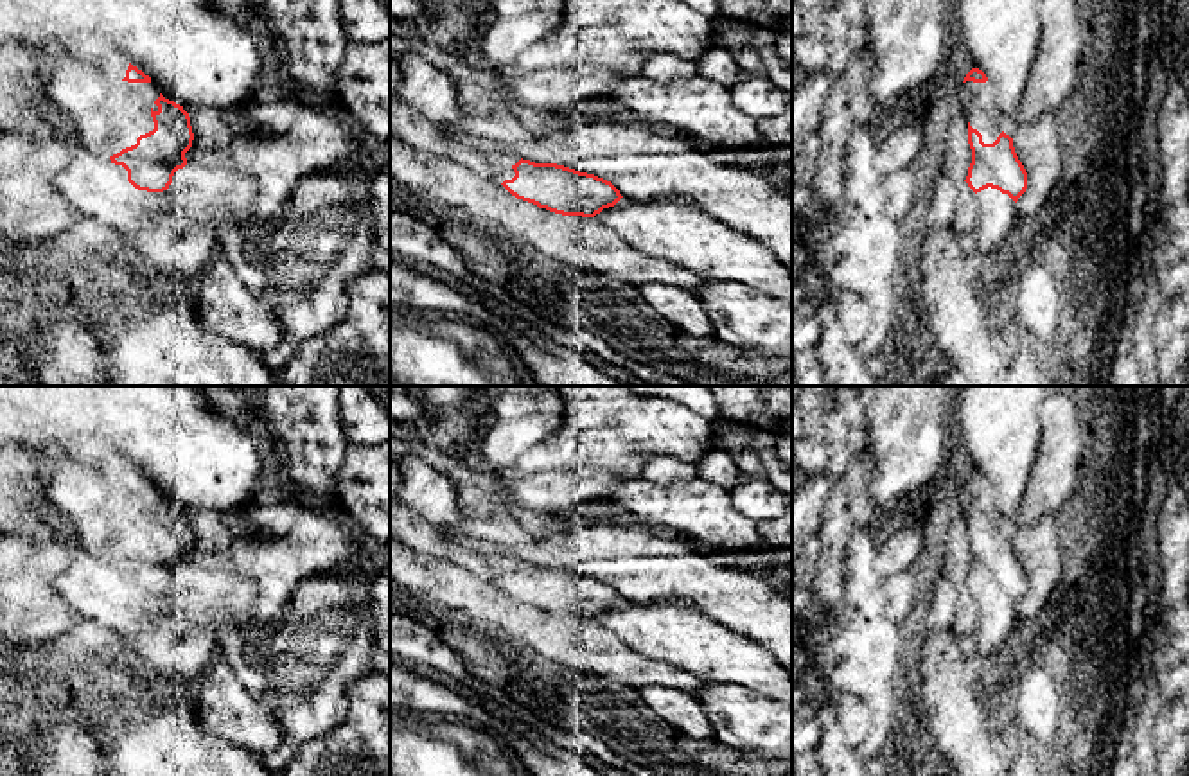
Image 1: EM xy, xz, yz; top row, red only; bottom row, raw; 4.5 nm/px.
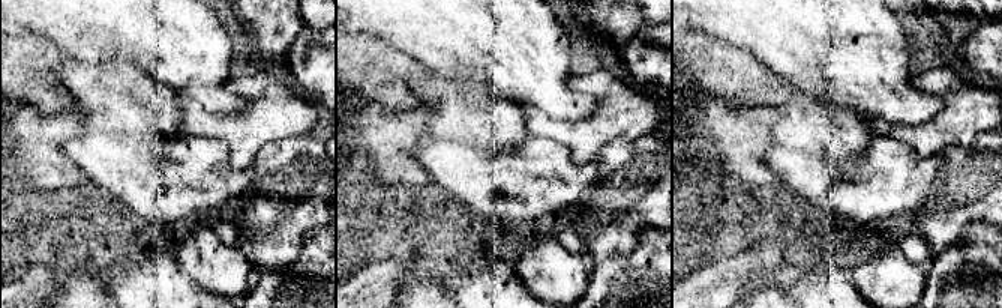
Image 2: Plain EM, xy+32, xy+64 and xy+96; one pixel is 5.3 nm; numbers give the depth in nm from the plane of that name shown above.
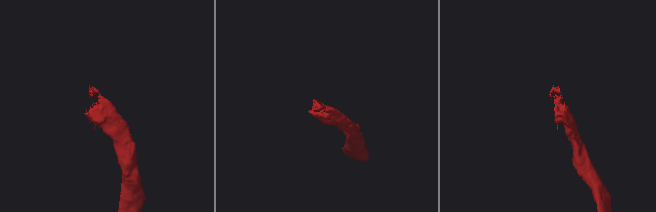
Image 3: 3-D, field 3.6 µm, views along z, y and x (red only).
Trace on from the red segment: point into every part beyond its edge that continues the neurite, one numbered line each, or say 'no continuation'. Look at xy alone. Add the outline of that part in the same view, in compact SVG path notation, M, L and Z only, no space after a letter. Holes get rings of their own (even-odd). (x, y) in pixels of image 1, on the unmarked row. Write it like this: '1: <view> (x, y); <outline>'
1: xy (108, 516); M77 442L57 454L50 447L25 447L40 460L48 505L66 517L83 546L101 559L113 559L154 532L151 510L160 499L151 485L128 485L129 465L93 453L93 442Z

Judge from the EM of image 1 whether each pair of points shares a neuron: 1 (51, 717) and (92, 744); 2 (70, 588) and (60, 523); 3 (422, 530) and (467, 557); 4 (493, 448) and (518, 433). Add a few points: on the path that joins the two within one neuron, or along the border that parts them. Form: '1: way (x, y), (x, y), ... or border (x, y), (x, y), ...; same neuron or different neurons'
1: way (61, 728), (74, 731), (81, 739); same neuron
2: way (79, 572), (79, 550), (72, 539); same neuron
3: way (433, 541), (457, 554); same neuron
4: way (498, 448), (512, 437); same neuron

